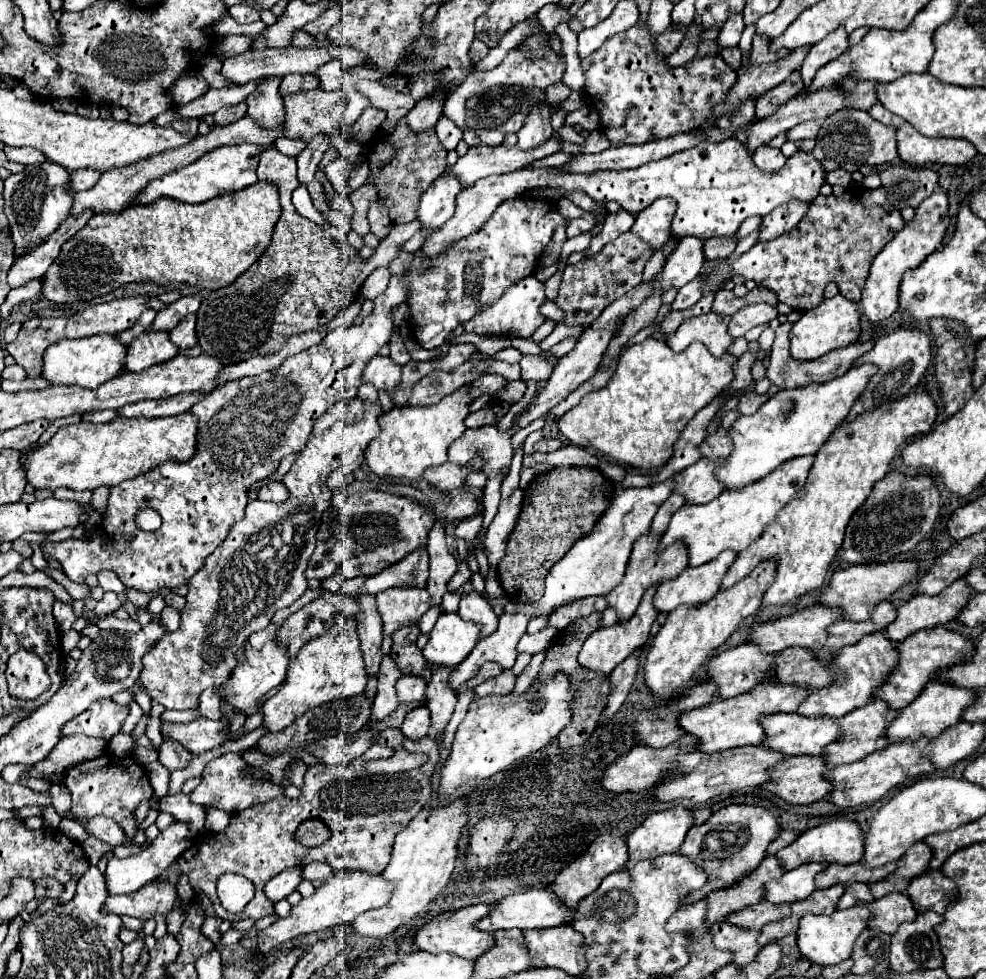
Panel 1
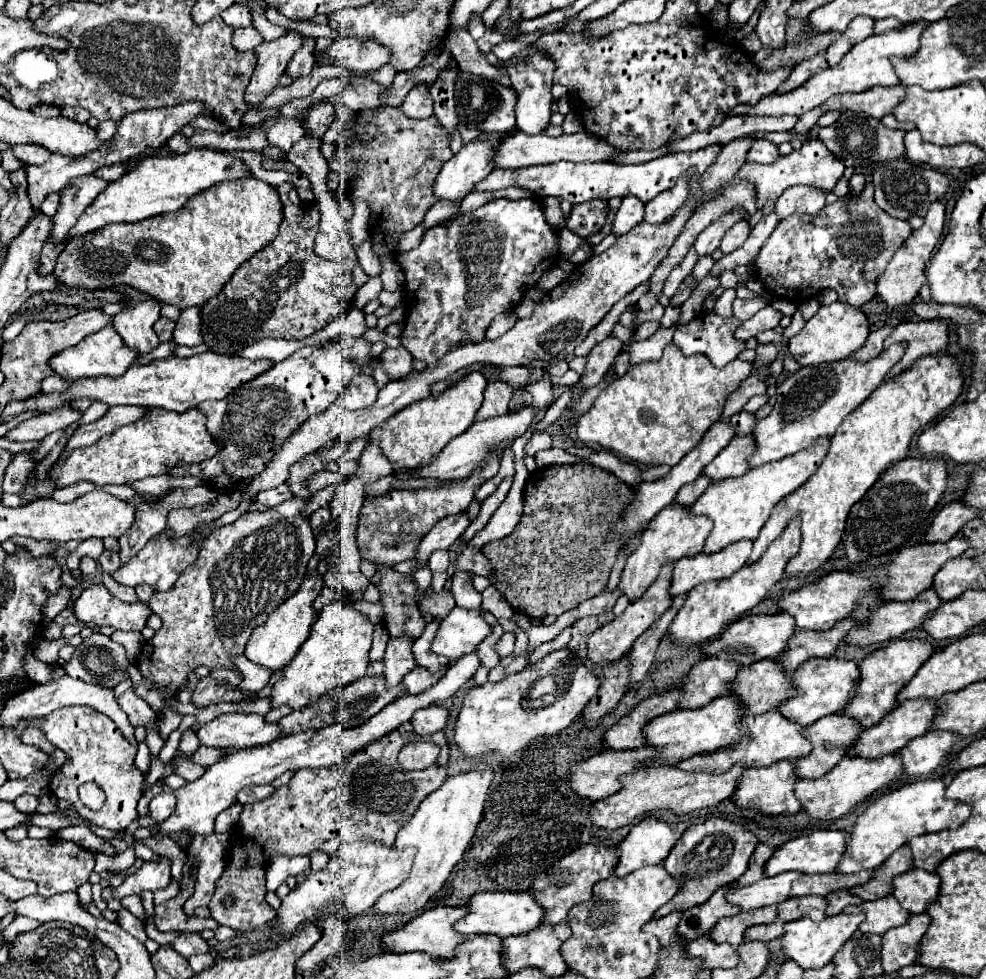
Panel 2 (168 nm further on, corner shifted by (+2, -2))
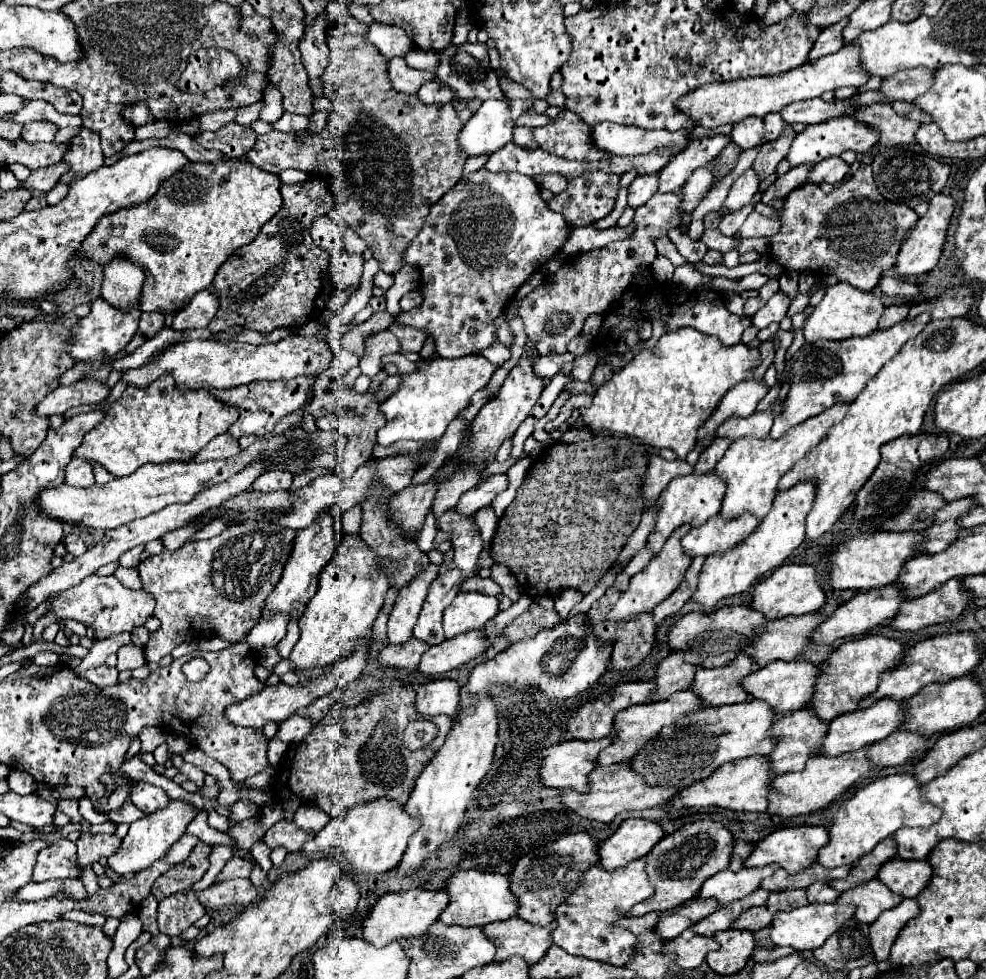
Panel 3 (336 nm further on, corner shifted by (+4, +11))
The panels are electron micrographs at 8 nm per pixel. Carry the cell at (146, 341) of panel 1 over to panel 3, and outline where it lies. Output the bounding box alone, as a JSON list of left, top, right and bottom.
[101,257,145,309]

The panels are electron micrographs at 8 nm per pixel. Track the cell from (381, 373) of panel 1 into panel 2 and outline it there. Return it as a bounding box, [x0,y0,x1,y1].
[381,348,413,380]

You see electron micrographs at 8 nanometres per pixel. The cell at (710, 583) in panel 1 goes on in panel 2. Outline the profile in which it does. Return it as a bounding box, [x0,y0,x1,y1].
[669,540,751,598]

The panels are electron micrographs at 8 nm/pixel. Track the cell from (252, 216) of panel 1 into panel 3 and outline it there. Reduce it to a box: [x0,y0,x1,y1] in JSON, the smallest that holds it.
[79,159,283,313]

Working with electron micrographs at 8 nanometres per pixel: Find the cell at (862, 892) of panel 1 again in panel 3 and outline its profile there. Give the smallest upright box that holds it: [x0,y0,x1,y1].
[805,881,839,903]

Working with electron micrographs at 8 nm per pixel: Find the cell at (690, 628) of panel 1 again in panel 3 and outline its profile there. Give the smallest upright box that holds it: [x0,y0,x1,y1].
[693,479,817,609]

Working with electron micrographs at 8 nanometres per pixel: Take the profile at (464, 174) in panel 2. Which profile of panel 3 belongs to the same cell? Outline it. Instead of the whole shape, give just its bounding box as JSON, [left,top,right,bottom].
[459,101,513,155]

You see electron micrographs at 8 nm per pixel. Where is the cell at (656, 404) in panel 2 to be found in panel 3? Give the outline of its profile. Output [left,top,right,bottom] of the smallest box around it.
[581,327,759,459]

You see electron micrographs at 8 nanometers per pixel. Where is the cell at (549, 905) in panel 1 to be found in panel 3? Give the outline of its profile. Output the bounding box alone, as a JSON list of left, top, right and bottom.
[439,869,517,927]

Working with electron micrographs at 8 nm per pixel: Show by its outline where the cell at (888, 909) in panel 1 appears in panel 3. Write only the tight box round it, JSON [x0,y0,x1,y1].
[837,879,903,925]

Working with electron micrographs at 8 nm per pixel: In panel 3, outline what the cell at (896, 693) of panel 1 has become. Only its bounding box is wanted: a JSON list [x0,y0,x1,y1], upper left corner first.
[809,635,905,721]

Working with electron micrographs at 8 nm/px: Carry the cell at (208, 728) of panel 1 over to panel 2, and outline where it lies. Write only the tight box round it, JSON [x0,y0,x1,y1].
[197,714,279,750]

